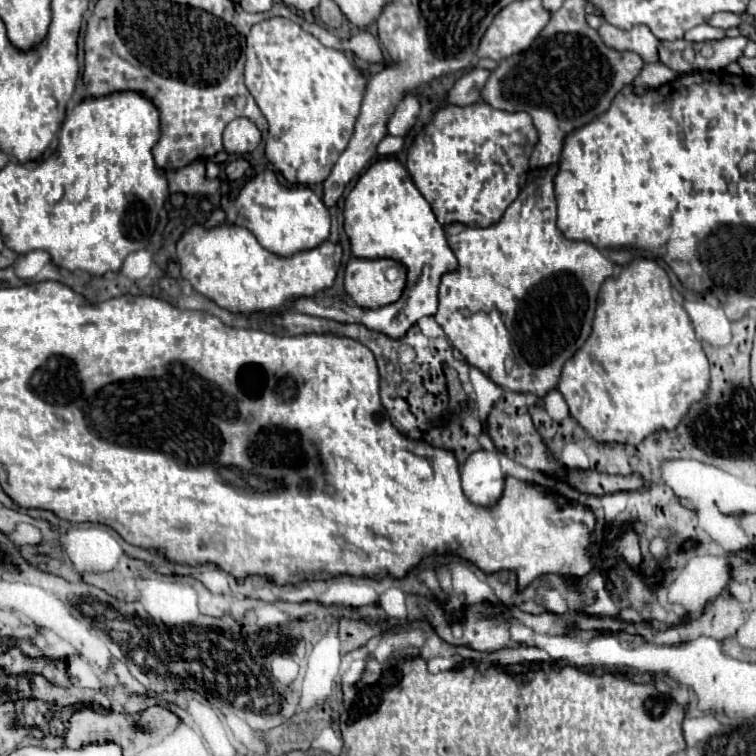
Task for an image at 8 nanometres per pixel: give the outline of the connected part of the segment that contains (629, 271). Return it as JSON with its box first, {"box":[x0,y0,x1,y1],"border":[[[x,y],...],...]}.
{"box":[558,259,710,445],"border":[[[636,259],[634,263],[630,263],[628,267],[622,269],[620,277],[614,279],[610,277],[608,281],[604,281],[600,293],[598,293],[598,307],[596,307],[596,317],[594,317],[594,325],[592,325],[592,335],[588,337],[588,341],[576,351],[576,357],[568,359],[564,363],[564,369],[562,369],[562,377],[560,377],[560,383],[558,383],[558,391],[564,395],[568,407],[570,407],[570,415],[596,439],[596,441],[602,441],[602,443],[632,443],[632,445],[638,445],[642,439],[646,439],[648,435],[660,431],[660,429],[676,429],[680,425],[680,421],[688,415],[688,409],[702,401],[706,397],[710,389],[710,369],[708,369],[708,359],[704,355],[704,349],[700,345],[700,341],[696,339],[694,335],[694,327],[690,323],[690,317],[688,313],[684,311],[684,307],[680,303],[676,303],[672,299],[672,287],[670,287],[670,279],[666,275],[666,271],[654,263],[654,261],[648,261],[648,259]]]}

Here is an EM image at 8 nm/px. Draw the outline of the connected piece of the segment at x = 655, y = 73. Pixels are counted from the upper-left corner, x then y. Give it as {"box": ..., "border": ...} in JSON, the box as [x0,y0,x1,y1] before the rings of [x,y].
{"box":[632,63,680,95],"border":[[[650,63],[650,65],[644,65],[644,69],[634,79],[632,87],[634,87],[636,95],[642,95],[642,93],[646,93],[650,89],[658,89],[660,85],[666,85],[666,83],[674,81],[678,75],[680,73],[672,71],[670,67],[666,67],[662,63]]]}

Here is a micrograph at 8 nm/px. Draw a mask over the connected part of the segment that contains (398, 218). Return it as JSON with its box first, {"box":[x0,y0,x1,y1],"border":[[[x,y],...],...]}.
{"box":[294,159,458,339],"border":[[[398,159],[376,161],[356,183],[344,205],[344,231],[350,237],[352,253],[358,259],[394,259],[406,267],[408,279],[402,297],[376,311],[344,311],[344,307],[328,307],[324,295],[300,299],[294,309],[306,315],[334,319],[338,323],[360,323],[372,331],[392,339],[402,339],[422,317],[438,311],[438,287],[444,273],[458,269],[458,259],[446,243],[444,229],[436,221],[430,203],[412,183],[410,173]]]}

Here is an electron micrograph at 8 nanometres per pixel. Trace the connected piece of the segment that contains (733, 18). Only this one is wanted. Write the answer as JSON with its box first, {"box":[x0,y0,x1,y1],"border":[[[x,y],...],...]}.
{"box":[708,13,742,29],"border":[[[716,13],[716,17],[712,17],[712,21],[708,21],[714,27],[722,27],[722,29],[730,29],[730,27],[738,27],[742,23],[742,15],[736,13]]]}

